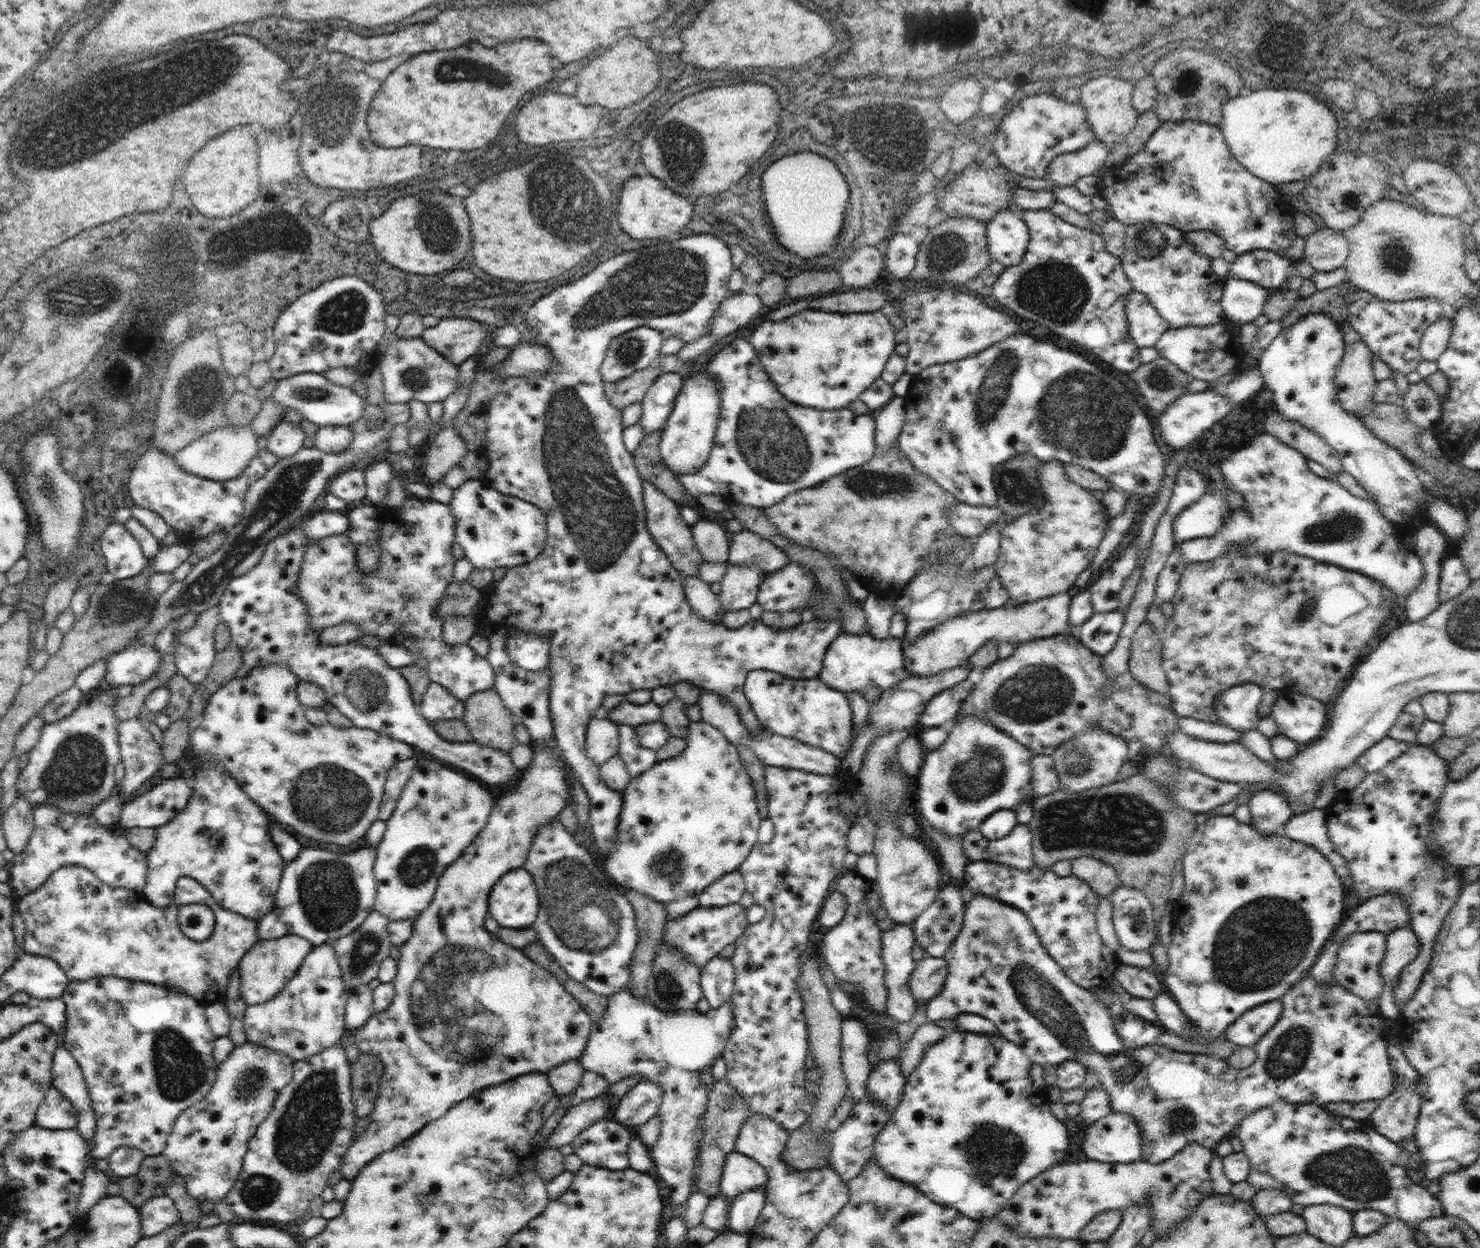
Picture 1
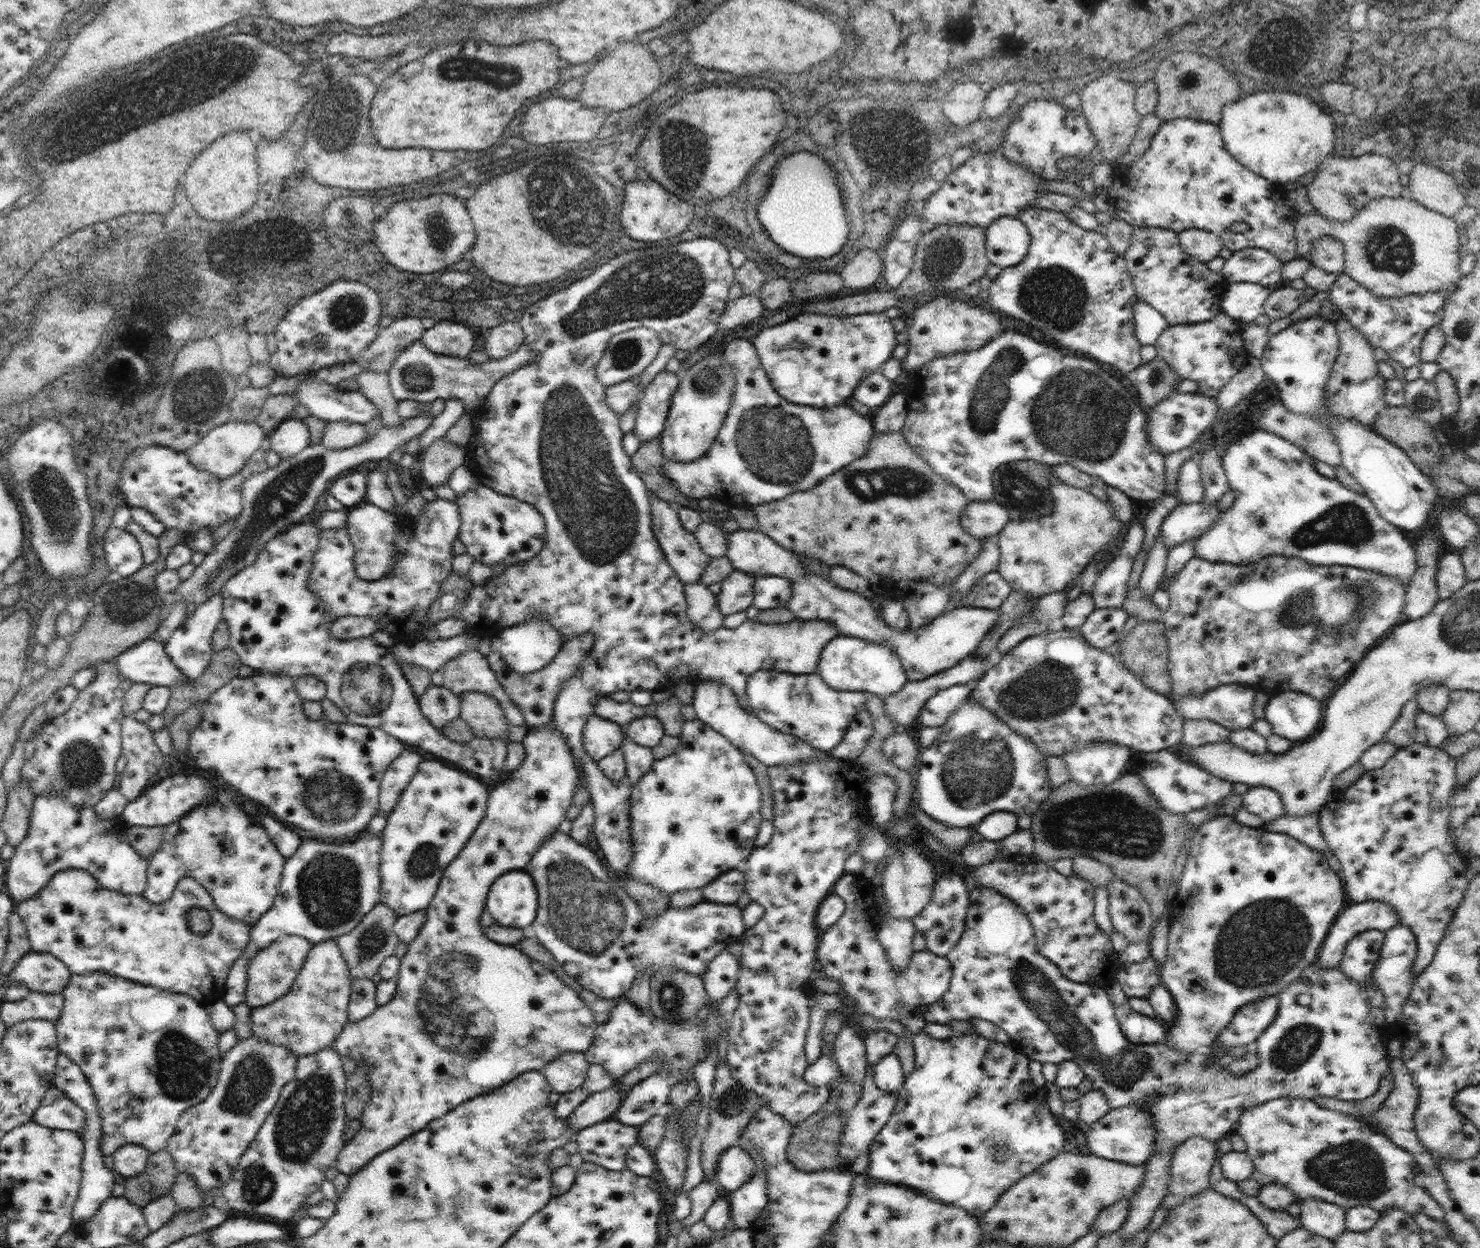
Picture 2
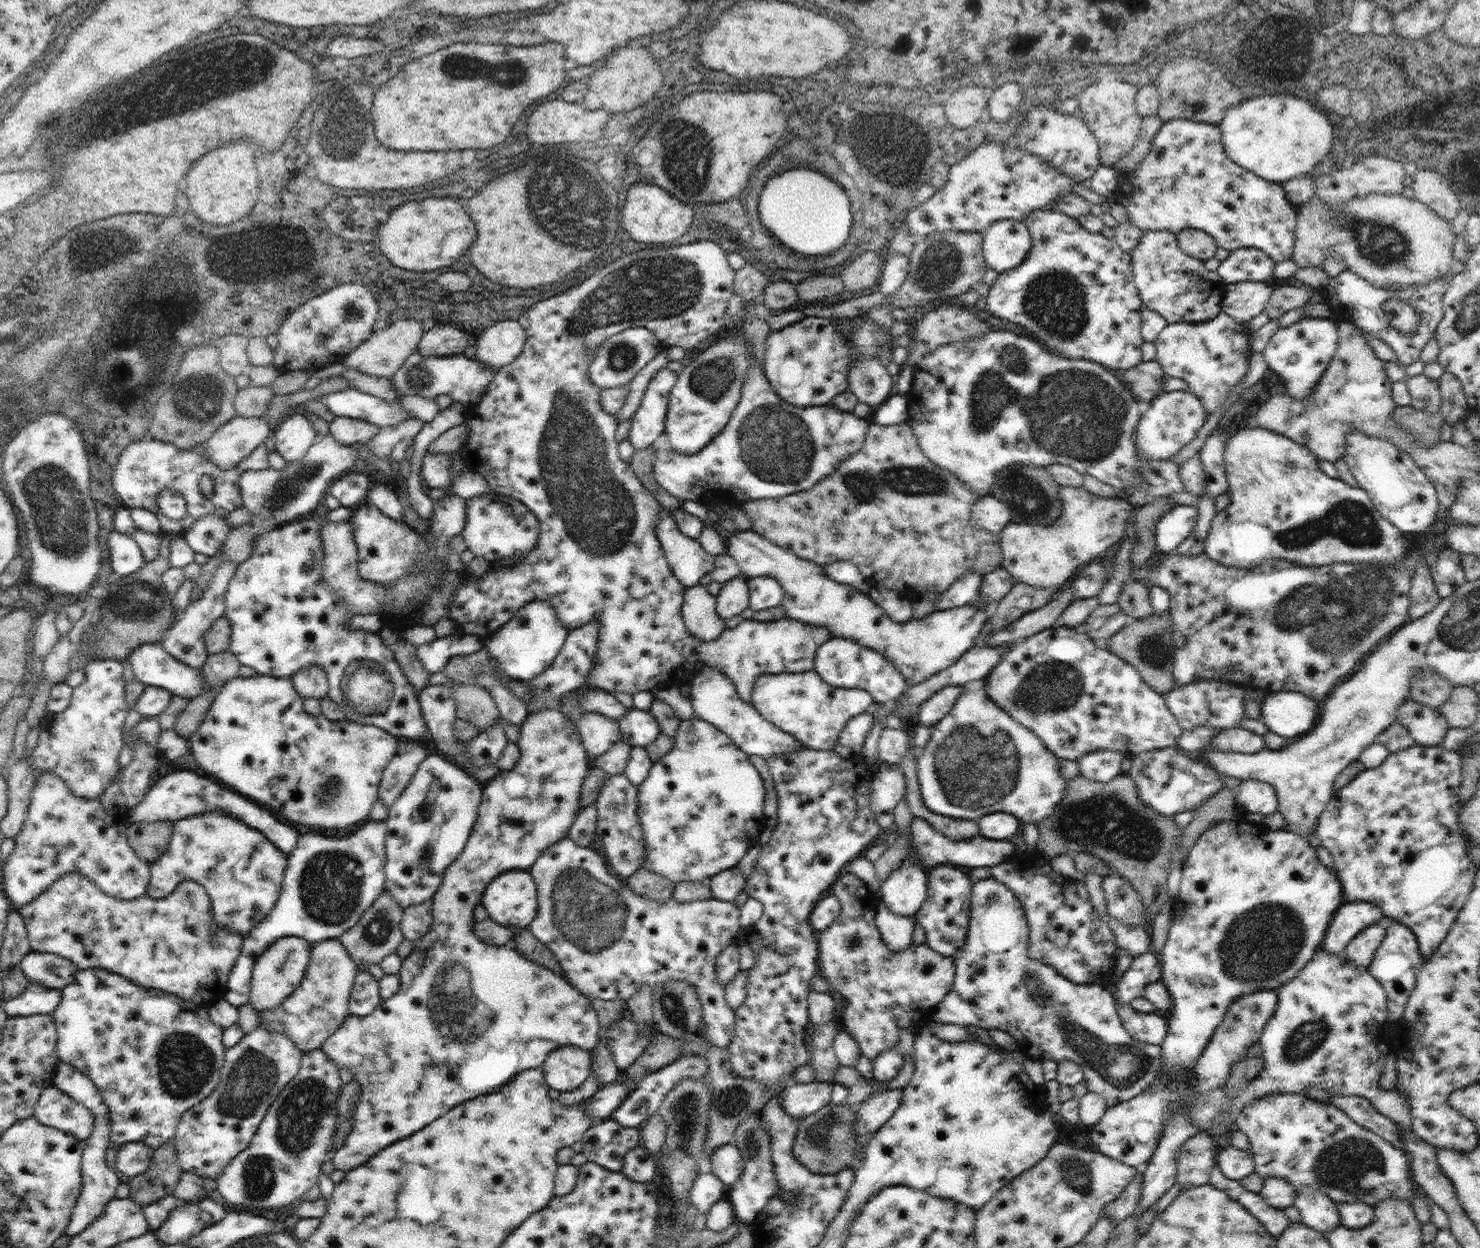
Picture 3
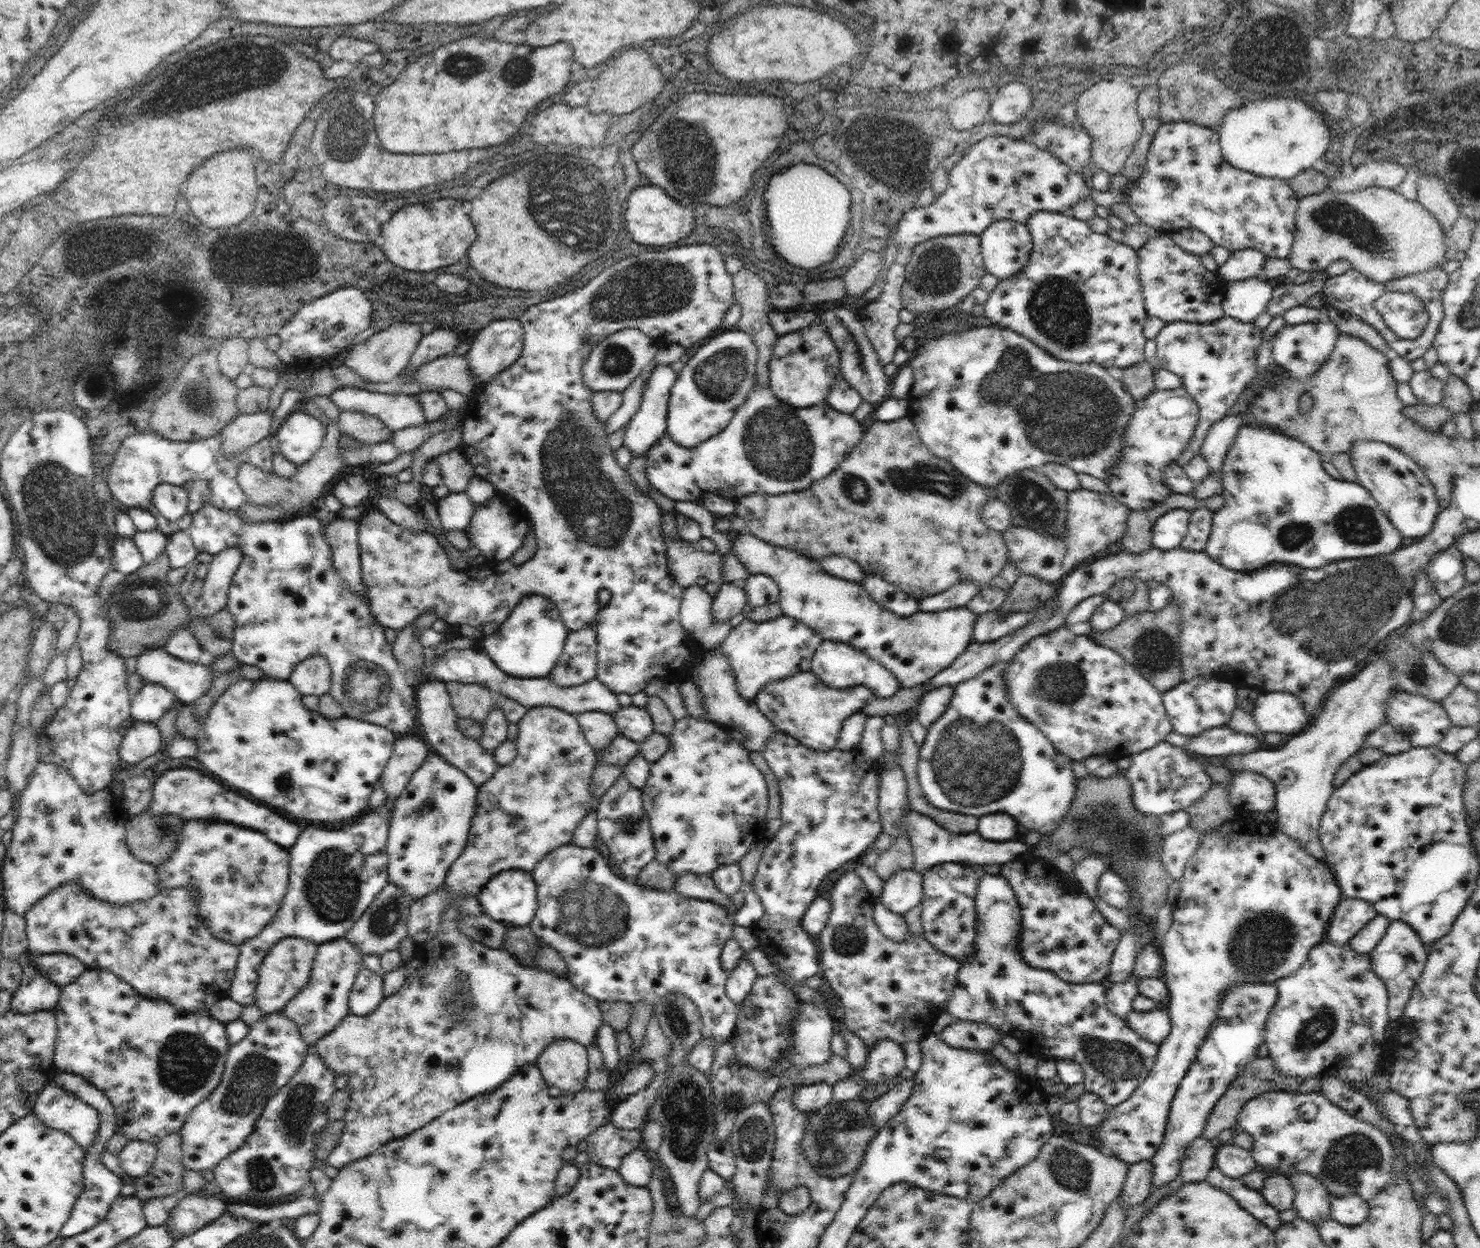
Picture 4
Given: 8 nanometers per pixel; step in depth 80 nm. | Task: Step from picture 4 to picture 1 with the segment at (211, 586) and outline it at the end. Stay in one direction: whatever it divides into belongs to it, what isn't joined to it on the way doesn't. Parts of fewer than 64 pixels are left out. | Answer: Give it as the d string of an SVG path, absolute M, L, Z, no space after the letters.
M219 607L198 614L192 629L175 637L173 645L176 672L195 685L207 678L215 660L214 634L220 622Z

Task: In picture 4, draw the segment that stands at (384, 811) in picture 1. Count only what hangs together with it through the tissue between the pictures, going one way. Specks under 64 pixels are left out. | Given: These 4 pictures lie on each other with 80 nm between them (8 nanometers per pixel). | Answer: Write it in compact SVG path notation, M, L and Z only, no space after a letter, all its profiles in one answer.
M402 735L397 739L396 748L393 749L381 776L387 798L394 800L410 782L412 773L429 755L428 745L417 735Z

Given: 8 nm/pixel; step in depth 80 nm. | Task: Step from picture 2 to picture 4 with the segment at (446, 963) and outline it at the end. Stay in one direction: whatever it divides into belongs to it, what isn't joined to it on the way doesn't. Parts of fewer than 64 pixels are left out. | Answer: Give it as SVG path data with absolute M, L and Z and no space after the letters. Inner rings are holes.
M548 705L532 707L527 709L517 726L518 737L514 740L516 758L506 766L498 766L491 780L479 786L478 810L472 818L470 838L445 876L443 886L455 896L477 897L490 877L502 873L502 870L534 871L550 850L572 843L574 831L581 820L589 812L597 810L590 781L600 752L588 744L576 715ZM448 907L441 914L440 926L436 936L418 945L415 959L404 962L406 980L404 980L404 984L397 993L384 997L374 1012L364 1016L358 1016L352 1012L348 1013L348 1016L345 1016L334 1030L318 1039L313 1048L323 1062L326 1063L328 1070L334 1072L335 1075L343 1074L348 1076L350 1101L348 1101L348 1107L344 1119L342 1119L346 1122L346 1126L342 1130L338 1145L332 1150L328 1158L330 1166L334 1166L338 1170L351 1162L356 1162L359 1158L372 1154L372 1152L394 1139L400 1139L414 1133L415 1130L421 1129L430 1121L434 1121L434 1118L441 1116L449 1109L455 1108L458 1104L468 1101L475 1095L502 1087L521 1066L526 1064L535 1065L537 1058L541 1056L542 1051L551 1042L559 1038L569 1038L588 1047L597 1039L598 1028L600 1028L603 1020L602 1011L595 998L582 992L582 990L578 990L566 976L556 976L551 972L534 967L530 963L520 962L508 951L493 950L485 944L476 942L459 929L461 911L456 907Z

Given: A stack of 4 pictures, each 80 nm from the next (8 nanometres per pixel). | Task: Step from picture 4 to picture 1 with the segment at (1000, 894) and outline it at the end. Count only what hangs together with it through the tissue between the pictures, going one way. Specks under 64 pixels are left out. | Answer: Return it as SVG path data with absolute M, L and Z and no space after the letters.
M974 894L971 901L967 903L965 913L963 916L963 925L957 937L952 941L949 949L943 959L948 965L948 974L944 979L943 987L938 991L938 994L933 999L930 999L927 1004L927 1020L937 1022L938 1020L948 1020L961 1015L962 1013L975 1014L983 1016L991 1020L1001 1035L1022 1047L1022 1050L1030 1057L1032 1063L1040 1065L1059 1065L1065 1060L1076 1060L1085 1066L1087 1072L1094 1072L1100 1078L1099 1086L1106 1090L1110 1096L1111 1106L1114 1112L1126 1115L1132 1115L1134 1121L1139 1124L1142 1130L1142 1155L1141 1159L1146 1162L1158 1164L1172 1158L1178 1152L1182 1151L1184 1147L1190 1143L1198 1143L1206 1147L1206 1149L1215 1149L1223 1140L1227 1140L1230 1132L1234 1130L1236 1124L1247 1115L1254 1113L1256 1110L1263 1107L1270 1107L1277 1101L1285 1101L1288 1103L1315 1103L1316 1105L1324 1105L1328 1103L1359 1103L1362 1101L1382 1101L1384 1098L1390 1097L1394 1093L1394 1074L1390 1066L1389 1056L1387 1053L1388 1041L1386 1038L1386 1025L1384 1016L1381 1014L1379 1006L1375 1002L1368 1002L1349 990L1346 990L1339 982L1333 978L1331 986L1328 988L1320 988L1316 979L1307 972L1304 978L1301 978L1290 990L1281 998L1283 1002L1283 1011L1278 1022L1255 1044L1256 1060L1247 1067L1236 1069L1229 1065L1225 1059L1216 1059L1206 1054L1185 1053L1174 1051L1170 1047L1160 1045L1156 1041L1154 1046L1154 1061L1149 1065L1140 1064L1134 1056L1132 1056L1132 1047L1125 1046L1120 1042L1118 1035L1113 1027L1113 1020L1111 1012L1101 1001L1098 1001L1094 992L1090 989L1078 986L1066 973L1062 967L1048 954L1046 947L1042 944L1038 933L1034 930L1030 919L1018 907L1002 902L998 898L992 898L985 894Z

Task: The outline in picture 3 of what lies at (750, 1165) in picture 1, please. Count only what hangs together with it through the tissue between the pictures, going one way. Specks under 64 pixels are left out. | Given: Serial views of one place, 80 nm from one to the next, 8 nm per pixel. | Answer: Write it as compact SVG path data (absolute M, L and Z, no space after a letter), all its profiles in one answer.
M733 1143L724 1144L709 1157L714 1173L729 1189L738 1182L744 1172L740 1150Z

